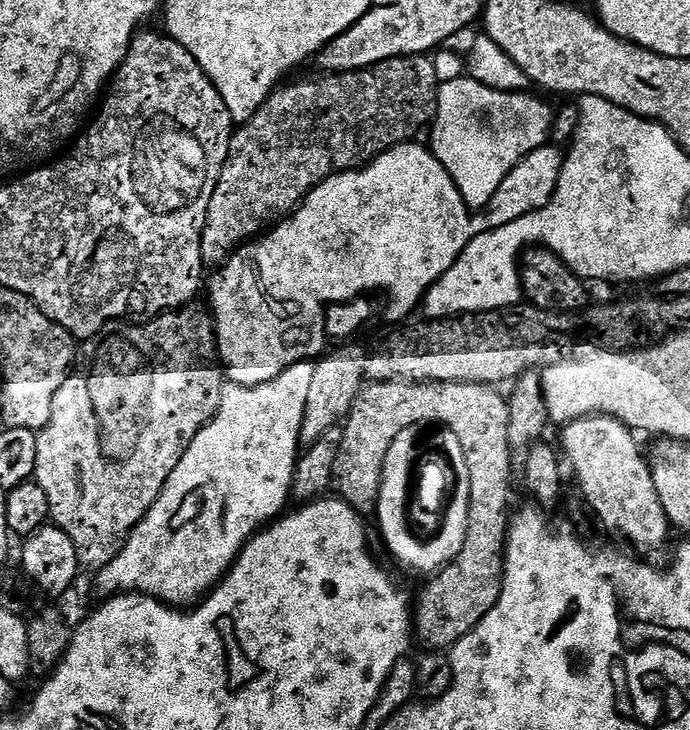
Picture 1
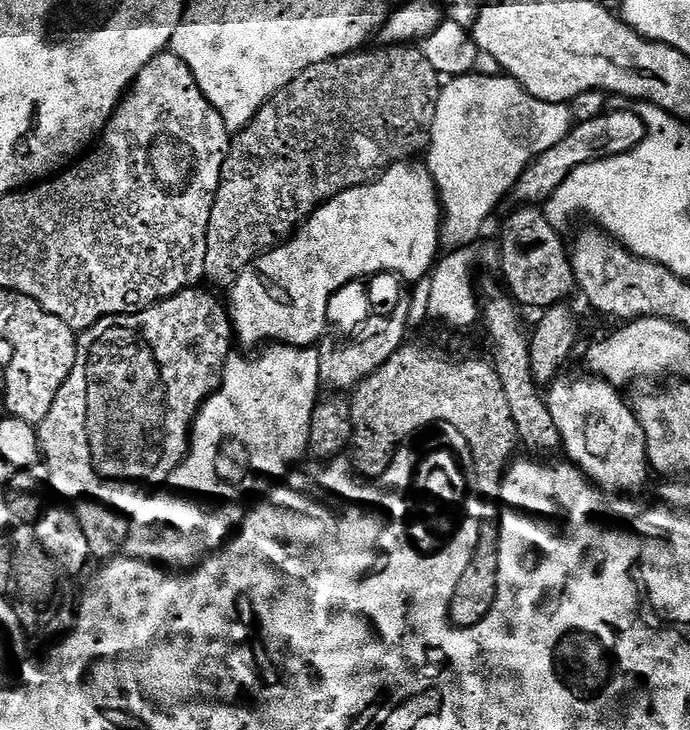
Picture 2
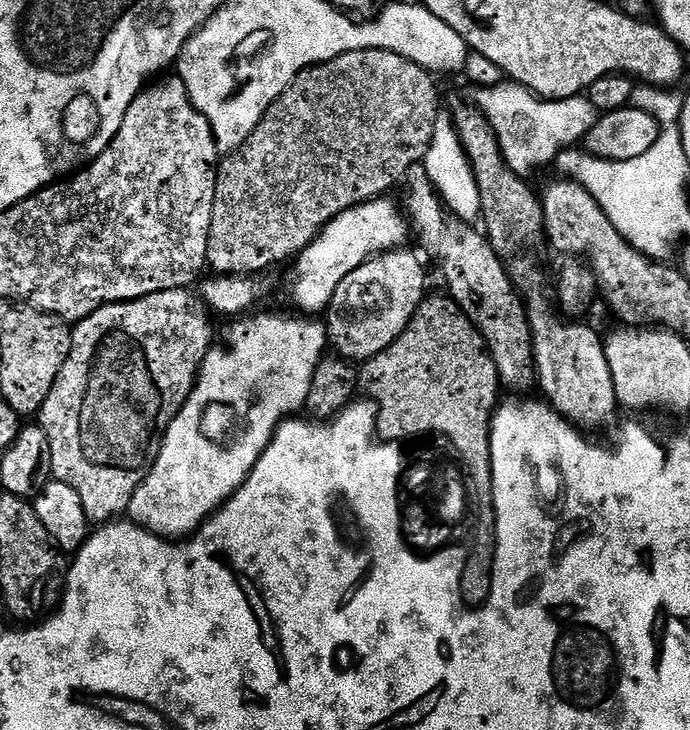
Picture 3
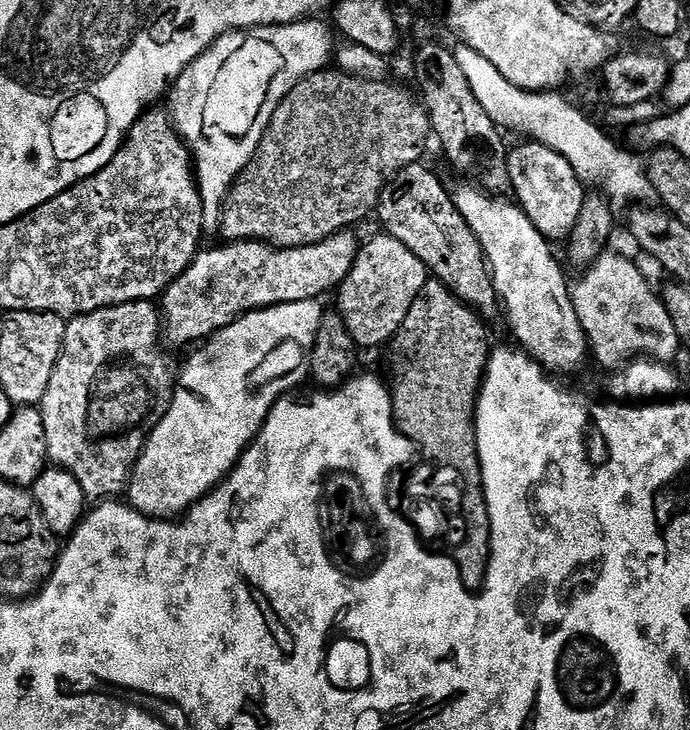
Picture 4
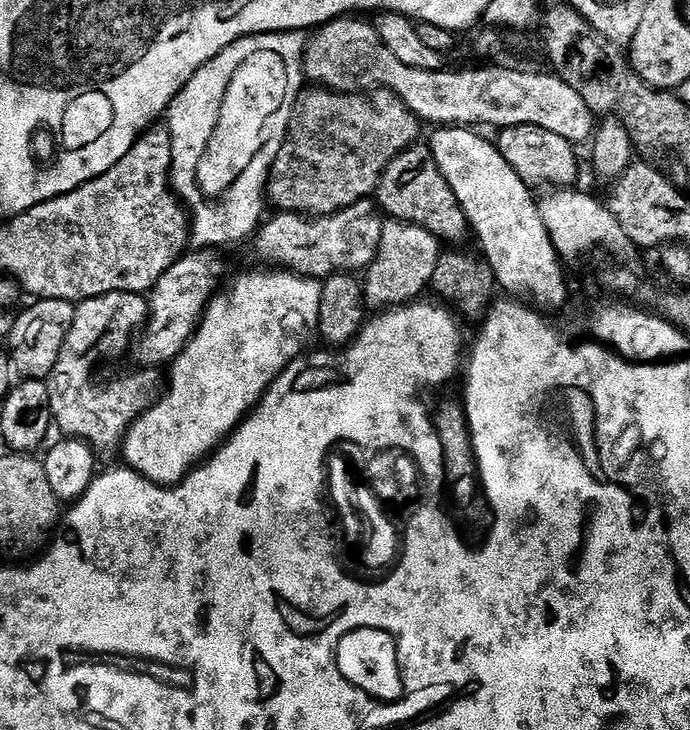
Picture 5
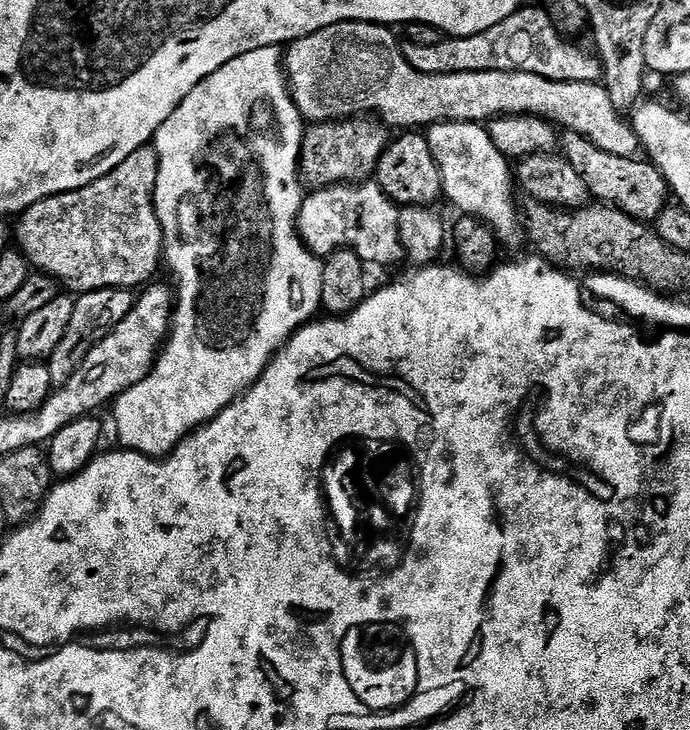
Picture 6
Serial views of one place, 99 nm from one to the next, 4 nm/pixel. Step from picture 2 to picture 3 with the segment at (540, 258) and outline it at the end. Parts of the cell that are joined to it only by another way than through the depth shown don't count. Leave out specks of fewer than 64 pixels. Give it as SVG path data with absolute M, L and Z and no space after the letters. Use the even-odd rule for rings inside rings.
M456 102L452 108L452 124L460 136L477 180L481 195L482 223L484 222L482 228L488 241L492 243L492 249L504 258L534 247L542 240L544 230L544 205L541 197L527 184L525 177L515 173L507 165L498 138L479 108L464 102Z

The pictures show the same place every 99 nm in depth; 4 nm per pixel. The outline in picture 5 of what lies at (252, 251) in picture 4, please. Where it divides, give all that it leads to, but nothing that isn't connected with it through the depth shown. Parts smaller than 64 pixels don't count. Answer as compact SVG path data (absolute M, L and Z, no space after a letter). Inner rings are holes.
M371 199L354 202L354 206L329 216L309 218L298 212L281 211L277 211L275 215L273 220L268 218L261 223L254 237L256 252L268 263L265 265L283 266L285 269L295 272L297 276L323 282L330 276L337 276L340 272L363 273L376 260L378 248L382 242L385 217ZM212 250L192 251L176 260L174 266L170 266L170 270L166 270L166 274L162 274L162 278L158 278L158 282L152 287L148 300L148 318L134 344L136 360L140 363L137 365L141 369L156 370L159 369L159 364L167 365L175 361L192 341L208 303L221 287L220 275L224 272L224 264L216 257L219 255Z

